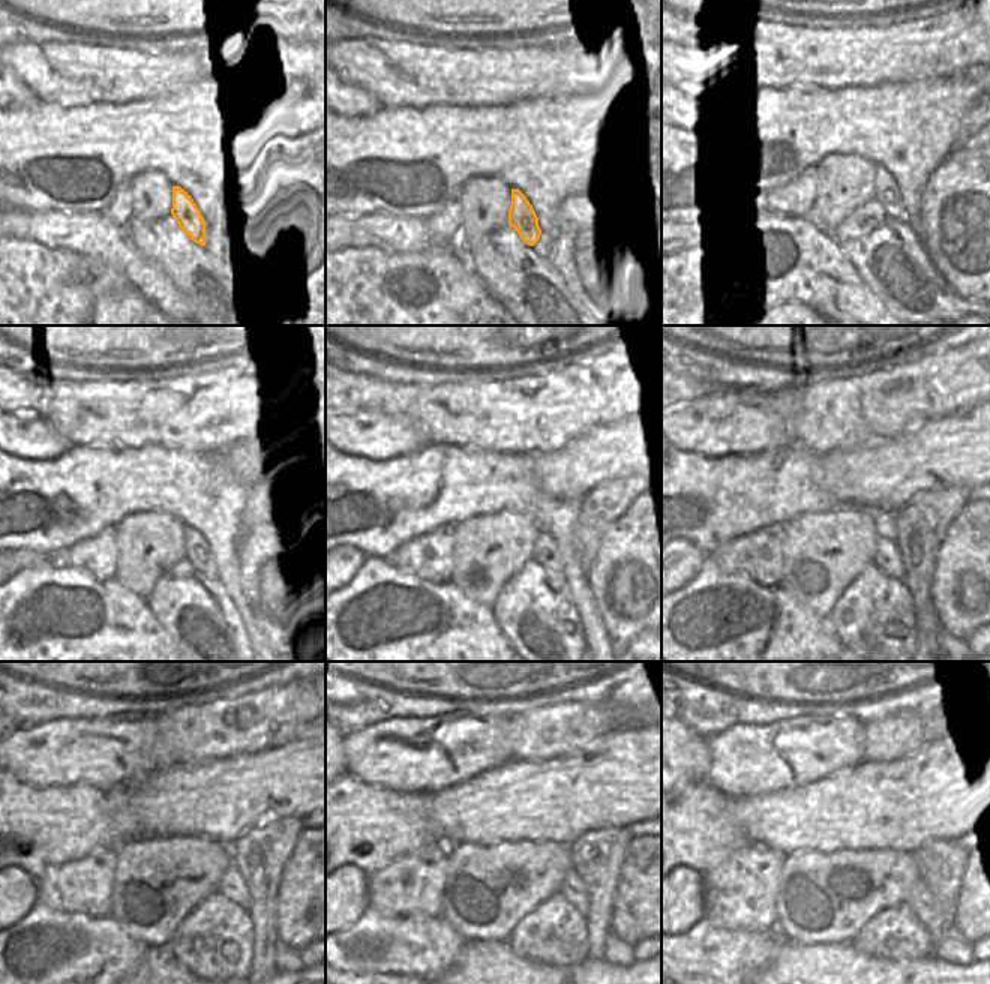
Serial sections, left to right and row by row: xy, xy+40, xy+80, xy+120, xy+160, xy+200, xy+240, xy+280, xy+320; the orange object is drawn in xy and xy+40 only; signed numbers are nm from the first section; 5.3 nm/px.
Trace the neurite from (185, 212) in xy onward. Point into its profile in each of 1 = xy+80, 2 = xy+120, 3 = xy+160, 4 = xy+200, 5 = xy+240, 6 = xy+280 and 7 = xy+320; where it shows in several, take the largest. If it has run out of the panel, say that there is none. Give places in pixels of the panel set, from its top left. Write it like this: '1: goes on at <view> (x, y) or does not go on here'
1: goes on at xy+80 (869, 216)
2: goes on at xy+120 (197, 551)
3: goes on at xy+160 (545, 552)
4: goes on at xy+200 (887, 560)
5: goes on at xy+240 (233, 887)
6: goes on at xy+280 (572, 888)
7: goes on at xy+320 (920, 899)

